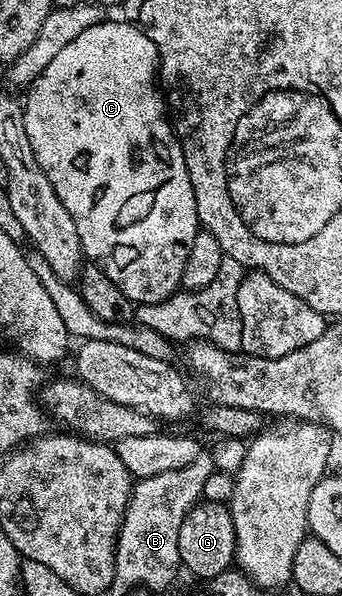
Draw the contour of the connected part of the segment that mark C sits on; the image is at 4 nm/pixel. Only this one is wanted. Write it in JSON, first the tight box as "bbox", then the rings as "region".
{"bbox":[23,20,199,306],"region":[[[103,20],[87,32],[75,36],[67,48],[63,48],[43,68],[43,72],[28,87],[26,98],[23,98],[25,108],[25,123],[27,124],[27,140],[31,140],[31,152],[35,152],[35,160],[39,160],[39,168],[43,168],[43,176],[51,180],[51,188],[55,188],[55,196],[63,200],[63,208],[75,220],[75,232],[79,232],[81,249],[84,257],[92,265],[97,266],[135,304],[142,306],[155,306],[168,303],[169,297],[178,293],[181,286],[181,277],[188,253],[191,252],[192,241],[199,231],[197,209],[195,208],[195,192],[191,188],[191,176],[187,176],[187,164],[183,160],[181,143],[177,141],[176,134],[170,119],[167,117],[167,106],[163,101],[163,90],[159,85],[159,67],[157,64],[157,49],[155,44],[145,35],[140,25],[129,22],[109,22]]]}

